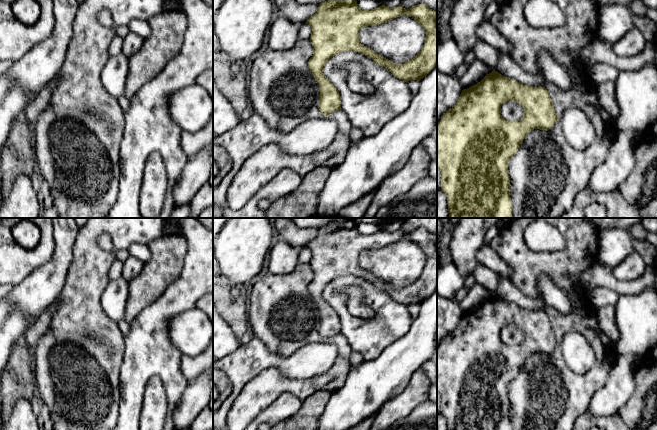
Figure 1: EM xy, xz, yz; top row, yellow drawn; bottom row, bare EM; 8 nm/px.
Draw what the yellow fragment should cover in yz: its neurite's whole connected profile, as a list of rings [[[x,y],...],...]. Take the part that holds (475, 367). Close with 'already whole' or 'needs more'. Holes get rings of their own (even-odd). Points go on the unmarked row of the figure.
[[[492,295],[487,298],[480,306],[467,313],[463,313],[457,327],[442,340],[441,344],[437,348],[437,391],[441,397],[441,414],[445,417],[448,430],[512,430],[510,421],[510,400],[508,396],[508,388],[510,383],[517,377],[520,369],[529,356],[534,353],[540,353],[548,355],[559,344],[559,341],[555,337],[553,326],[550,322],[550,318],[545,311],[534,311],[523,309],[514,303],[510,303],[498,297]],[[512,324],[517,326],[524,332],[523,342],[520,344],[508,345],[501,339],[501,330],[503,327]]]; already whole

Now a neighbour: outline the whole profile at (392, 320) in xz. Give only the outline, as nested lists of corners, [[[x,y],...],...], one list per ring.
[[[348,274],[333,280],[326,286],[323,297],[341,320],[341,334],[348,340],[351,349],[361,354],[363,360],[378,357],[389,344],[406,335],[413,323],[407,306],[395,301],[385,291],[379,290],[371,282],[358,276]],[[349,287],[359,287],[362,290],[365,302],[375,311],[372,318],[364,319],[350,314],[346,293]]]

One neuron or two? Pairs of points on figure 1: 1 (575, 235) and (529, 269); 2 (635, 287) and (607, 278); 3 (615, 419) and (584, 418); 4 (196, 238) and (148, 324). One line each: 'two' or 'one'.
1: one
2: one
3: one
4: one

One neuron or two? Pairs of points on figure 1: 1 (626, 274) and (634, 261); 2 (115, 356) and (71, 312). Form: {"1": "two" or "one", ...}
{"1": "one", "2": "one"}

